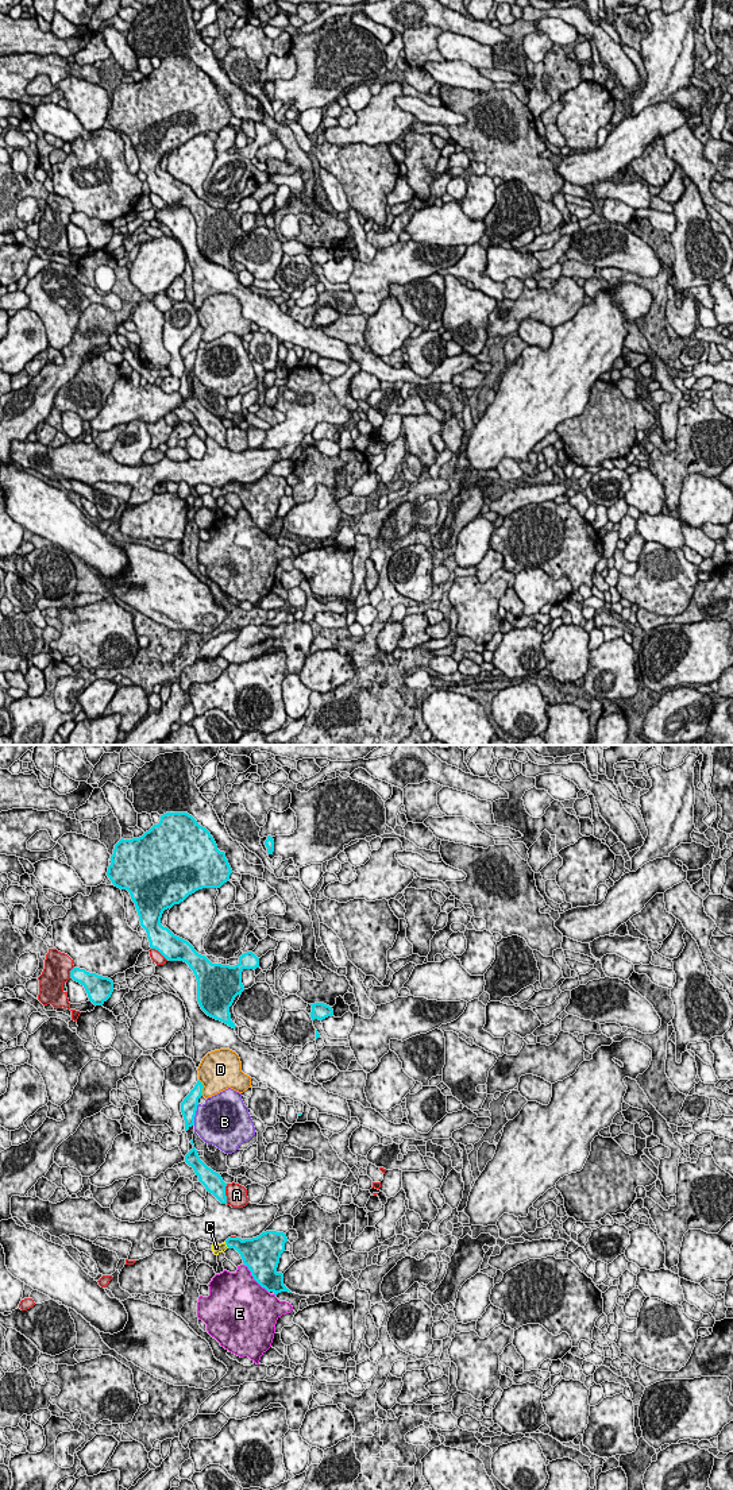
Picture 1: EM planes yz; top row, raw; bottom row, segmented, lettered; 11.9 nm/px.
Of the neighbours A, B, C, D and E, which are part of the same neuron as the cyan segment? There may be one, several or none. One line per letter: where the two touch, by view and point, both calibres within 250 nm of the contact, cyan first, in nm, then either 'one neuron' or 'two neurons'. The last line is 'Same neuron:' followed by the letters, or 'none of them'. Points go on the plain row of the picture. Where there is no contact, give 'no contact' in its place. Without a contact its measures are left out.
A: meets cyan in yz at (224, 437); 240 nm thick on the cyan side, 260 nm on the other; two neurons
B: meets cyan in yz at (195, 359); 190 nm thick on the cyan side, 480 nm on the other; two neurons
C: meets cyan in yz at (226, 487); 200 nm thick on the cyan side, 120 nm on the other; one neuron
D: meets cyan in yz at (203, 331); 180 nm thick on the cyan side, 460 nm on the other; two neurons
E: meets cyan in yz at (254, 522); 400 nm thick on the cyan side, 500 nm on the other; two neurons
Same neuron: C

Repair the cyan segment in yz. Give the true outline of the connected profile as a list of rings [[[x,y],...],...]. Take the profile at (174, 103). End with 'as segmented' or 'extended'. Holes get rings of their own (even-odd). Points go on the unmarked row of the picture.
[[[166,57],[139,82],[120,84],[111,100],[107,120],[120,134],[127,134],[135,147],[140,170],[146,174],[150,192],[158,194],[169,205],[184,205],[193,215],[197,224],[197,246],[211,262],[235,273],[229,251],[235,242],[242,239],[242,216],[259,212],[259,202],[247,196],[239,201],[235,211],[212,208],[205,200],[198,198],[185,184],[174,180],[161,169],[165,154],[180,148],[189,139],[202,132],[220,132],[229,124],[232,113],[225,97],[217,93],[211,77],[200,70],[188,57]]] | as segmented

